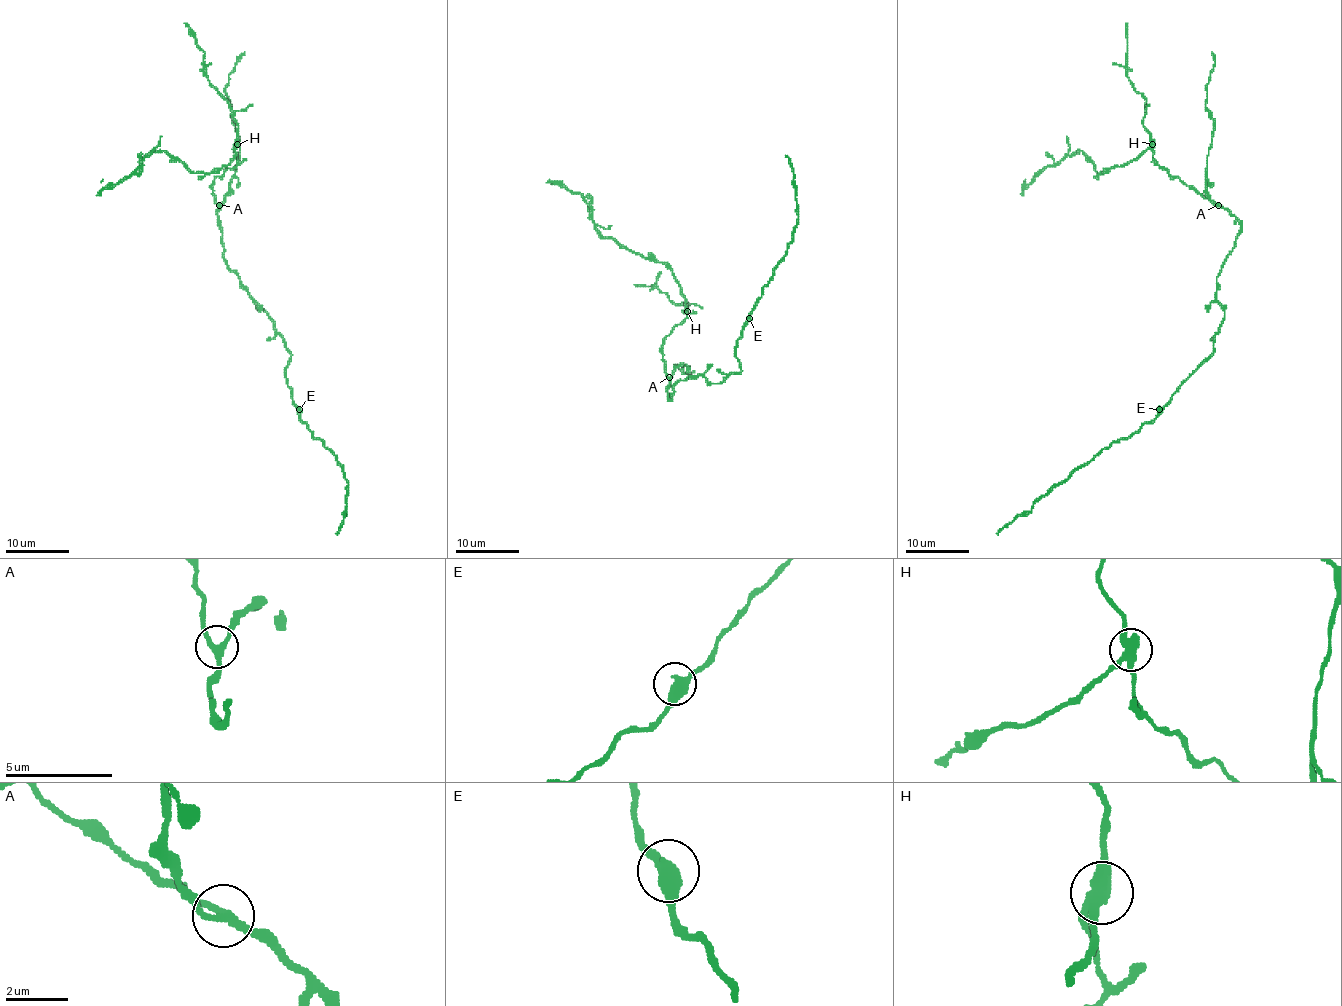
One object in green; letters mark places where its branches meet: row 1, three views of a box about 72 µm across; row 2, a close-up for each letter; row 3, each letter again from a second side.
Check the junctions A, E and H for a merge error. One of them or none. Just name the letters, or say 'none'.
H

